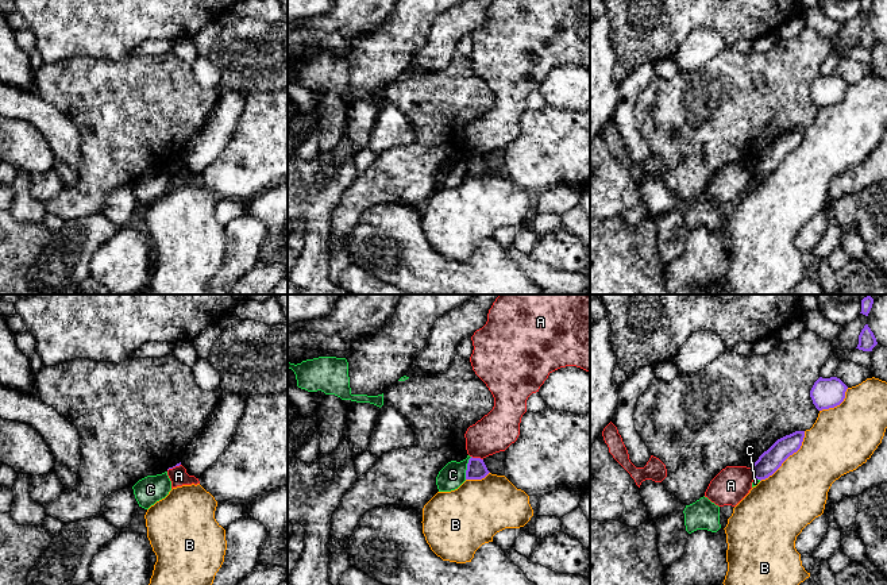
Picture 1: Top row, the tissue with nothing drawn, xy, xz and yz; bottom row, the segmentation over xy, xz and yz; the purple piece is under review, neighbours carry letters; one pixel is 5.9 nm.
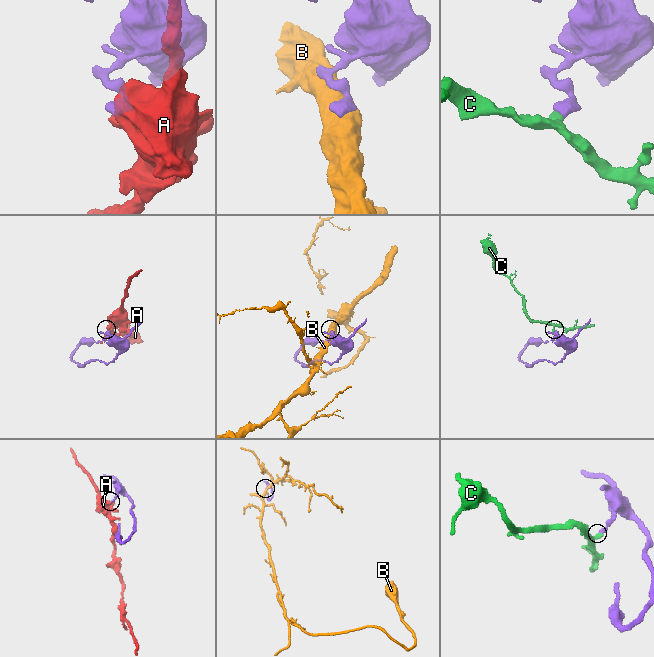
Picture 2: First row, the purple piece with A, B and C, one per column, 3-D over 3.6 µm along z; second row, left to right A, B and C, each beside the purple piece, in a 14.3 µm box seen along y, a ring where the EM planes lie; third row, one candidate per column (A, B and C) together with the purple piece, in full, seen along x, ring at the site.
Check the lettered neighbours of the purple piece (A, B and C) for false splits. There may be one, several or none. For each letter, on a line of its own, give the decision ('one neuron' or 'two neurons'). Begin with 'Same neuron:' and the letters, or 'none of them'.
Same neuron: none of them
A: two neurons
B: two neurons
C: two neurons

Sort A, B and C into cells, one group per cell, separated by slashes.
A / B / C

